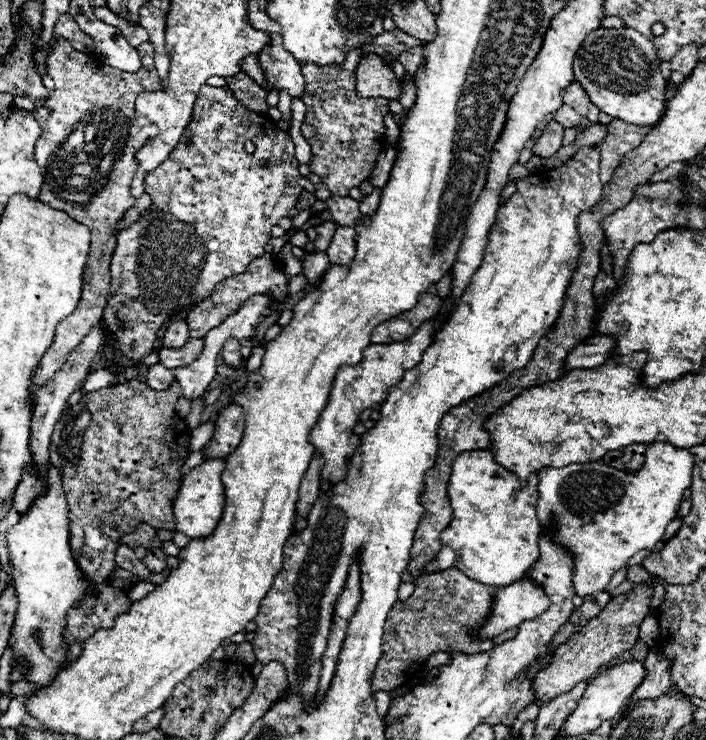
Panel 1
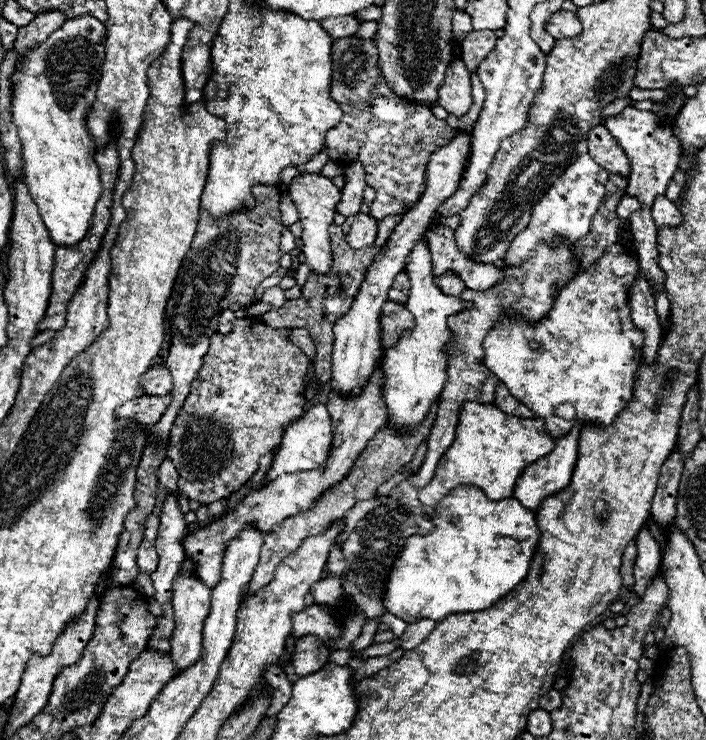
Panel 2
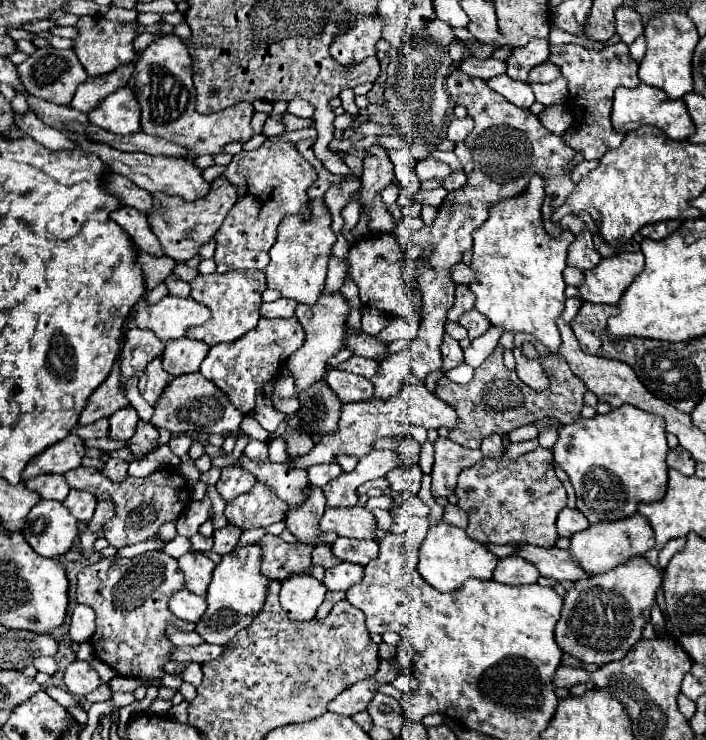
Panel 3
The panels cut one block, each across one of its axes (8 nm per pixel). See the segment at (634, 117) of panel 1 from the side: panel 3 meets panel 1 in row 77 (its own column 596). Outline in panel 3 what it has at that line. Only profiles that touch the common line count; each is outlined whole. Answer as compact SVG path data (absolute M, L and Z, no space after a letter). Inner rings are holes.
M634 556L606 574L576 580L572 590L566 592L566 604L554 630L558 646L586 664L596 662L602 666L612 660L622 660L642 638L642 628L650 622L650 610L660 586L662 572L644 556Z

